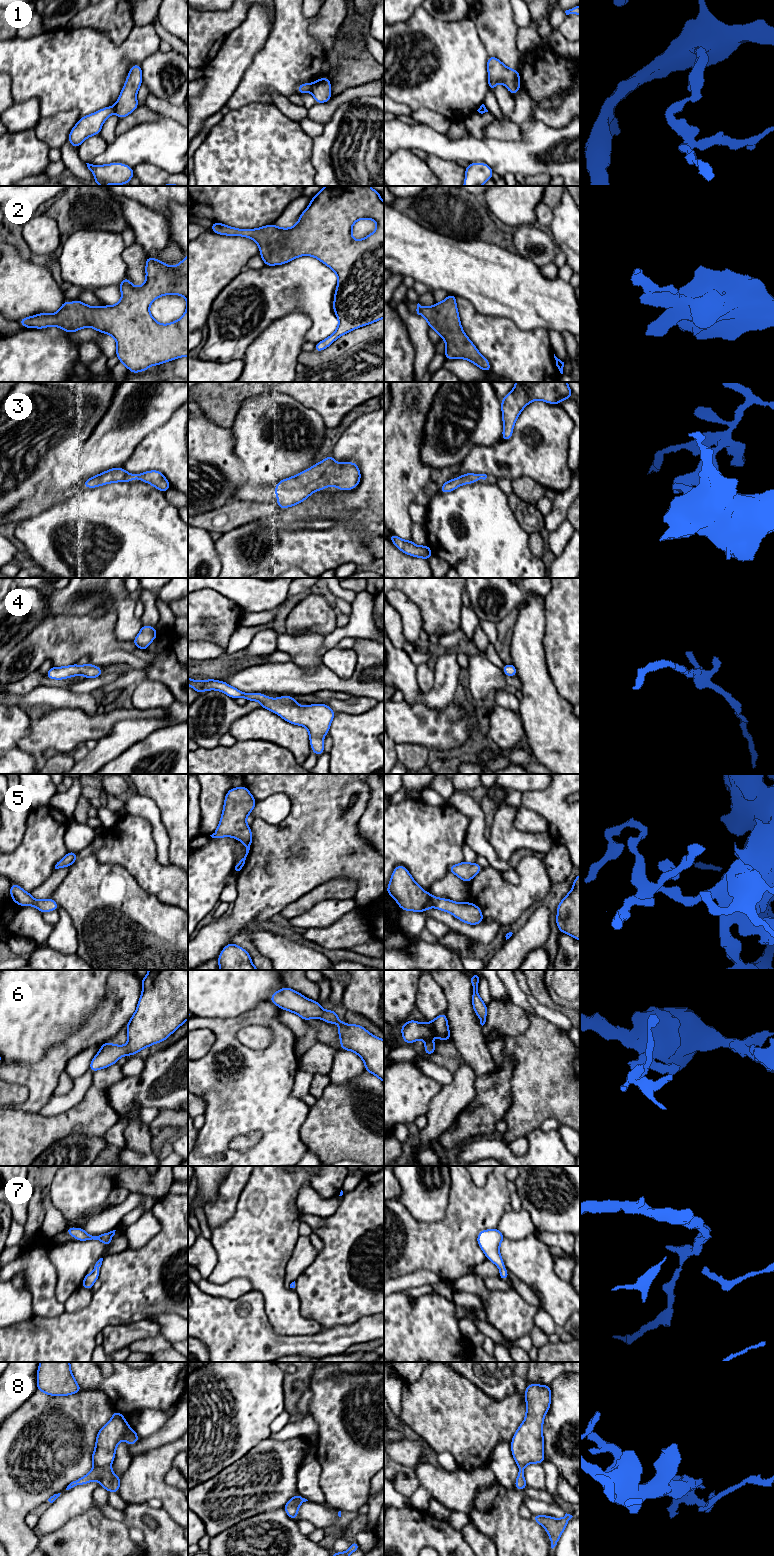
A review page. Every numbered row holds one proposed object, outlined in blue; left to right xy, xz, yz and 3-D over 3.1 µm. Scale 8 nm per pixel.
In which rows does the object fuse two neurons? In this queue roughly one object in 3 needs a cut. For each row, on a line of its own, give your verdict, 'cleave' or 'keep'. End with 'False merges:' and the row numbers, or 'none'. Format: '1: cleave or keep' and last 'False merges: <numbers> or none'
1: cleave
2: keep
3: keep
4: keep
5: keep
6: keep
7: keep
8: keep
False merges: 1

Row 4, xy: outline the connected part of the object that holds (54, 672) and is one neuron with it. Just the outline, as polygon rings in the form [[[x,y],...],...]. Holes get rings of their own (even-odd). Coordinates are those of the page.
[[[76,663],[71,666],[65,667],[54,667],[52,666],[49,671],[46,673],[45,677],[53,679],[66,679],[74,677],[77,675],[84,675],[87,679],[97,678],[103,674],[103,671],[100,667],[94,666],[92,664],[85,664],[78,666]]]

